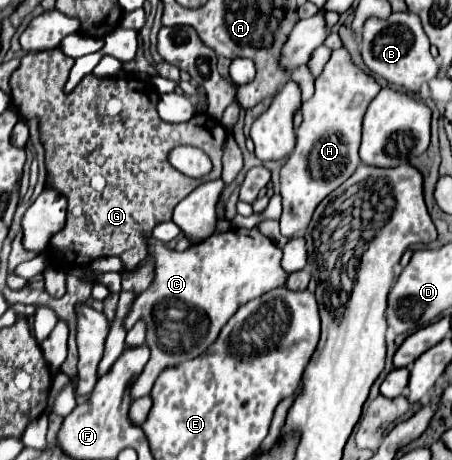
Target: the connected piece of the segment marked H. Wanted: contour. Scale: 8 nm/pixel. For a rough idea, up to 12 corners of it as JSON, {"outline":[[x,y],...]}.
{"outline":[[333,51],[281,169],[283,237],[361,163],[379,83]]}

